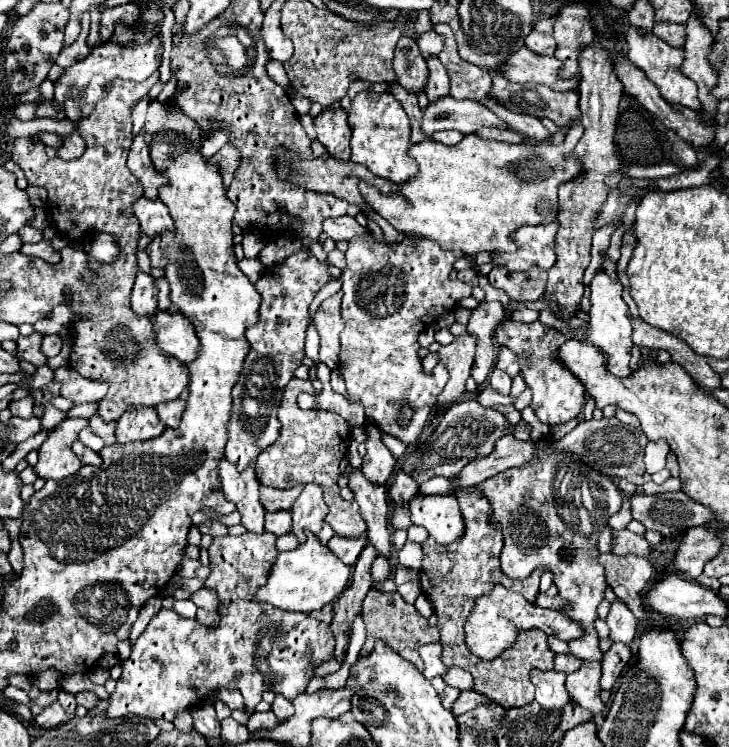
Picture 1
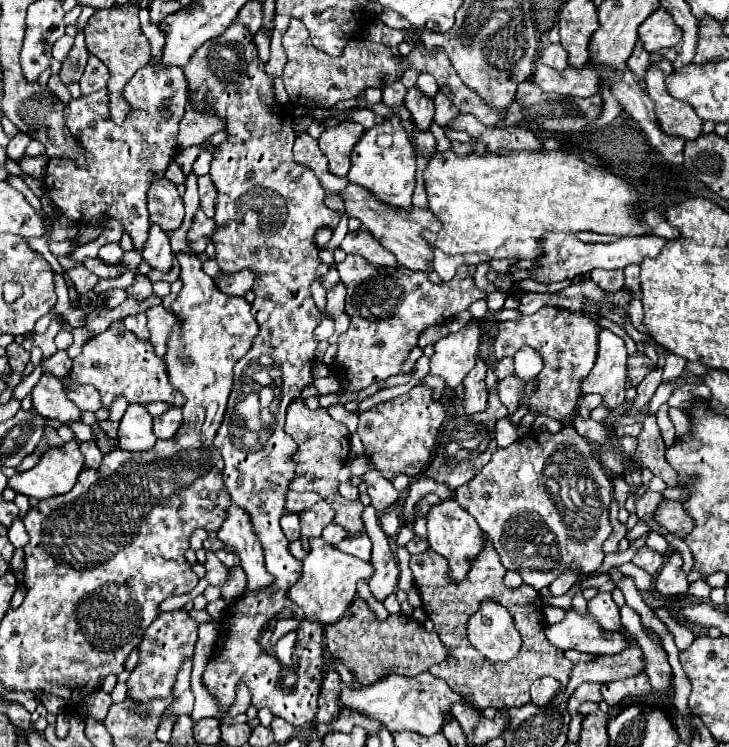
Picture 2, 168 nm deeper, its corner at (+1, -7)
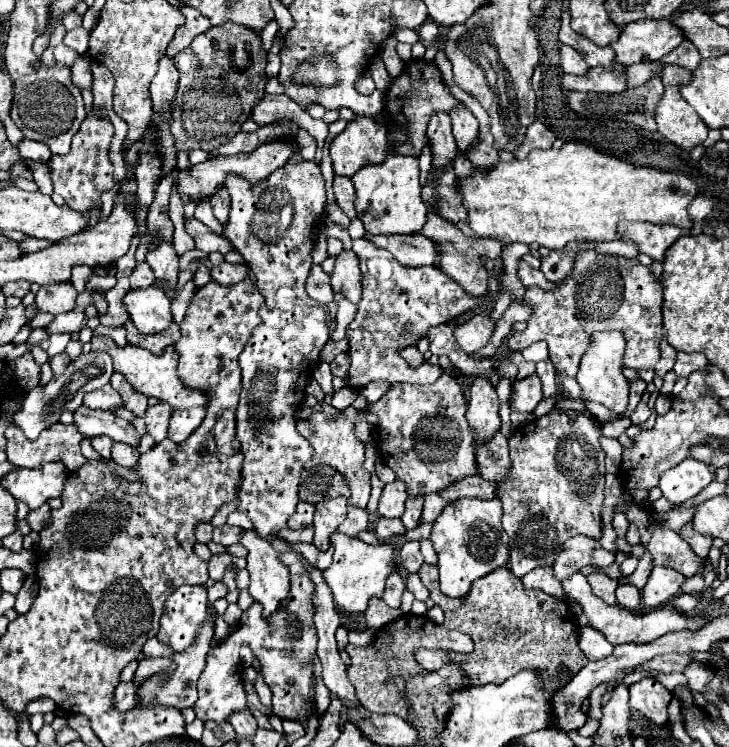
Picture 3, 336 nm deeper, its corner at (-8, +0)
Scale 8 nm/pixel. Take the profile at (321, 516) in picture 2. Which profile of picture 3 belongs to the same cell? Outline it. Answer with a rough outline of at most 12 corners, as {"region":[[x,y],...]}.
{"region":[[346,498],[316,504],[314,546],[328,550],[346,518]]}

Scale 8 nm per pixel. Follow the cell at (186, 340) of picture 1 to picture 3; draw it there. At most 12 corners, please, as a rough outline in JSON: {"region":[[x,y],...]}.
{"region":[[156,286],[122,298],[134,326],[158,334],[172,322],[170,298]]}

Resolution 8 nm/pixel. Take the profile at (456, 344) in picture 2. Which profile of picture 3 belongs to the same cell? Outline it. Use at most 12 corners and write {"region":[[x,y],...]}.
{"region":[[476,314],[456,326],[464,352],[476,352],[494,332],[488,314]]}

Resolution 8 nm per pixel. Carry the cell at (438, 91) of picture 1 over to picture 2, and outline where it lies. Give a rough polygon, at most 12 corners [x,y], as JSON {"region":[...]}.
{"region":[[435,93],[435,121],[445,127],[459,109],[441,93]]}

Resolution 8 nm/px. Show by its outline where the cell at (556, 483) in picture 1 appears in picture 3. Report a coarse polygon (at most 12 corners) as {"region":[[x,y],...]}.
{"region":[[550,410],[510,436],[498,484],[510,570],[600,540],[596,418]]}

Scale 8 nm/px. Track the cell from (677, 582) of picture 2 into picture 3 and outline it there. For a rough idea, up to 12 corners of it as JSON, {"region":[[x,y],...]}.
{"region":[[654,566],[642,590],[648,608],[670,602],[686,578]]}

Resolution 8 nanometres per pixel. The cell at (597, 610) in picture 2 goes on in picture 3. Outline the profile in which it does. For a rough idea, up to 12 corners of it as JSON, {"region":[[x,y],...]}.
{"region":[[602,572],[586,576],[598,598],[616,604],[616,580]]}

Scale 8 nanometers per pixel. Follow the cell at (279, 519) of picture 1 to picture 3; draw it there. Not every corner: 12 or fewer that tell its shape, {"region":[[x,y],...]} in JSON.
{"region":[[298,502],[288,528],[306,528],[314,520],[314,506]]}

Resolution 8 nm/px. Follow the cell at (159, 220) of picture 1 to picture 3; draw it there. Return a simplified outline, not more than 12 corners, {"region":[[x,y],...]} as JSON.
{"region":[[162,240],[148,252],[154,278],[174,290],[178,282],[178,254]]}

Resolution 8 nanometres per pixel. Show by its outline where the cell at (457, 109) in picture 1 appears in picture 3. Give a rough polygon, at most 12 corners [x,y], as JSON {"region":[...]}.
{"region":[[540,120],[528,126],[516,158],[526,158],[534,148],[552,148],[556,136]]}

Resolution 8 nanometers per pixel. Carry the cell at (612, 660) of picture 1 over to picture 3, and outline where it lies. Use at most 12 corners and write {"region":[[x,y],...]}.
{"region":[[654,678],[630,686],[630,708],[666,724],[672,694]]}

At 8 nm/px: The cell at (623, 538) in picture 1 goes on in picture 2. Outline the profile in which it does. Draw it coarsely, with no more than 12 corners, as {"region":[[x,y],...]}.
{"region":[[649,547],[635,553],[633,563],[649,575],[657,573],[663,557]]}

